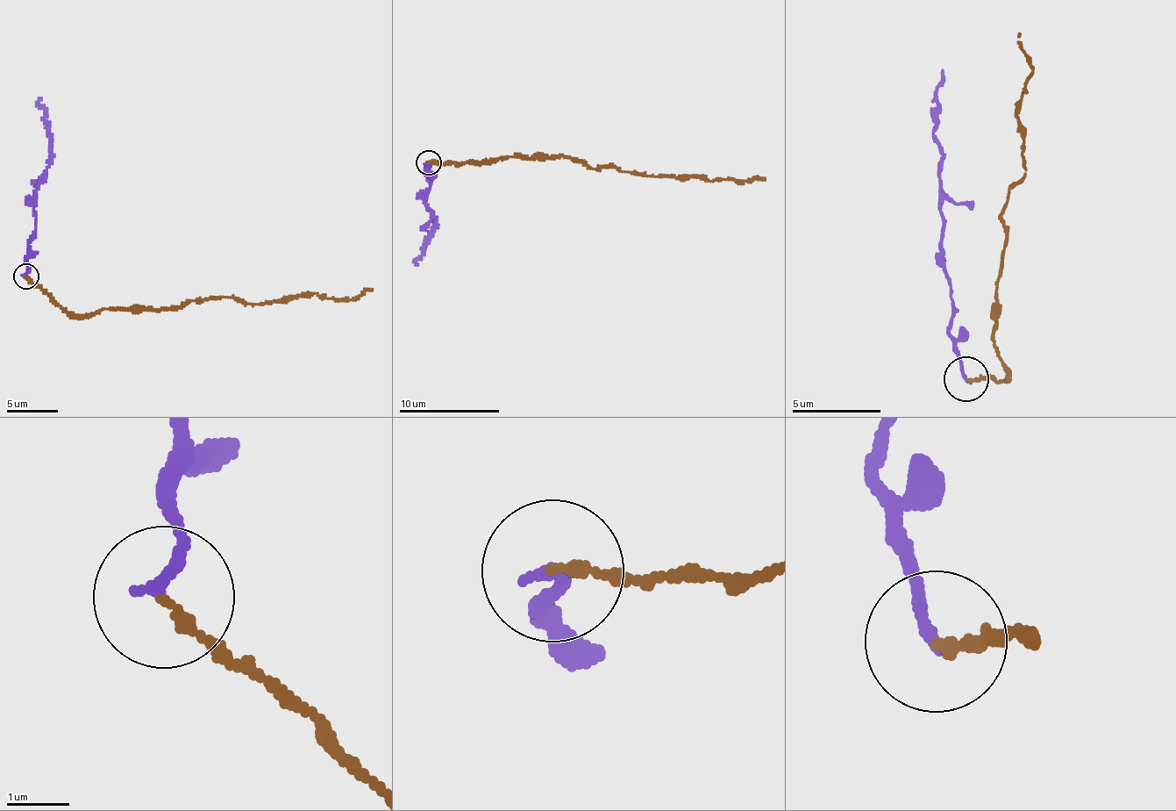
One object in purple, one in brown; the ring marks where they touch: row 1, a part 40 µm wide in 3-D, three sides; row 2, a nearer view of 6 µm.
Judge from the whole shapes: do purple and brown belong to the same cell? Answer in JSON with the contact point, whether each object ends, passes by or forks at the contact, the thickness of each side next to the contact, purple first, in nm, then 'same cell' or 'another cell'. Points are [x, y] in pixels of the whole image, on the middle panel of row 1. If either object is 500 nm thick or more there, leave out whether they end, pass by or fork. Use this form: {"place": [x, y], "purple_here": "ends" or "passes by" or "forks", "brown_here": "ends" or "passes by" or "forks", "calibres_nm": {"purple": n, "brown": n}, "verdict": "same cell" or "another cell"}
{"place": [429, 162], "purple_here": "ends", "brown_here": "ends", "calibres_nm": {"purple": 190, "brown": 160}, "verdict": "another cell"}

